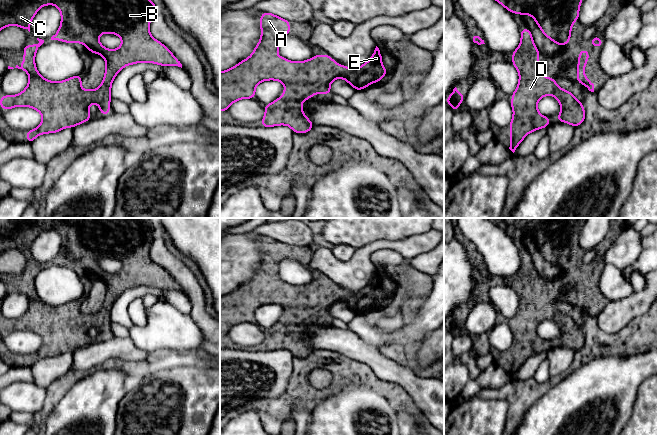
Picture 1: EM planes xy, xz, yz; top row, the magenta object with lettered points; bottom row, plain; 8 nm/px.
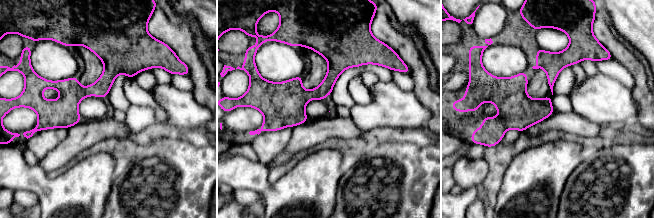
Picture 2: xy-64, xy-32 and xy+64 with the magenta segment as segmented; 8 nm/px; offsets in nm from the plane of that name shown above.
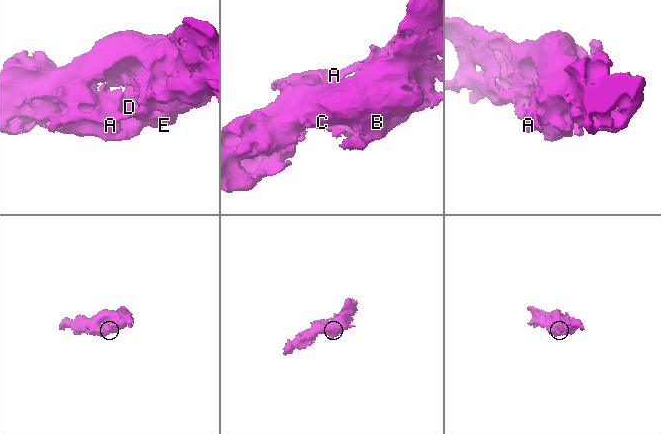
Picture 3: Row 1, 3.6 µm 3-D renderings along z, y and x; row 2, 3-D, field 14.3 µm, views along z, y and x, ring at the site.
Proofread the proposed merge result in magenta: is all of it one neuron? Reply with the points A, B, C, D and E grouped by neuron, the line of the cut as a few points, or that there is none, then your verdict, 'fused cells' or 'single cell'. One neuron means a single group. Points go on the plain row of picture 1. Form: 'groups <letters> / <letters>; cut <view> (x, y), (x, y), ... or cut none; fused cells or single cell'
groups A B C D E; cut none; single cell

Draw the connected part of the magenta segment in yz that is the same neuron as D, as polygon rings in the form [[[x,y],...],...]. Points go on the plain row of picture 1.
[[[529,252],[520,255],[520,269],[512,276],[512,288],[520,300],[510,326],[514,338],[509,348],[509,373],[513,377],[527,358],[547,352],[550,348],[551,343],[542,340],[537,334],[537,327],[543,320],[553,319],[561,328],[561,336],[555,344],[568,347],[575,352],[585,344],[582,327],[570,315],[558,311],[556,304],[542,300],[542,292],[537,285],[541,277],[535,271]]]

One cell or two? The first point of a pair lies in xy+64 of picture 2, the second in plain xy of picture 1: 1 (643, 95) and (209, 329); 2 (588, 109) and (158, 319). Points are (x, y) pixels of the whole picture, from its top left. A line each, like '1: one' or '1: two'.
1: one
2: one

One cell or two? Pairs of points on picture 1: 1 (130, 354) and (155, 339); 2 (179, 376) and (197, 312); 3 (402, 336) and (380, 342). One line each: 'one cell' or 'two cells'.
1: two cells
2: two cells
3: one cell

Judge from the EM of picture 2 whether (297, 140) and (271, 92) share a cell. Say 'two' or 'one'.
two

